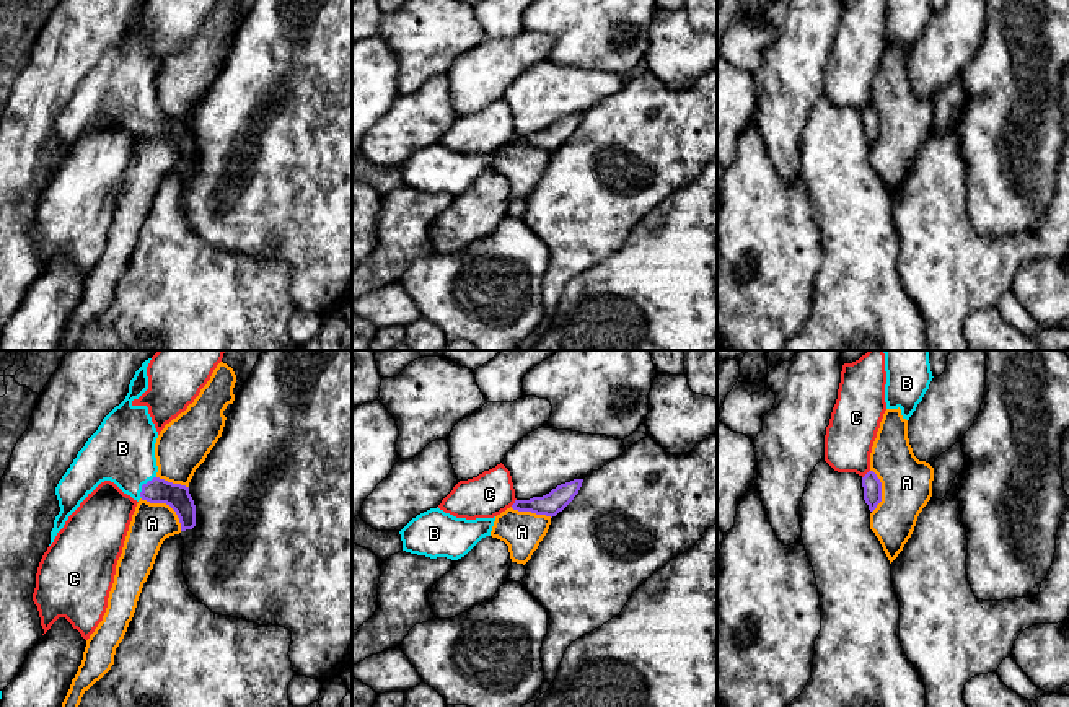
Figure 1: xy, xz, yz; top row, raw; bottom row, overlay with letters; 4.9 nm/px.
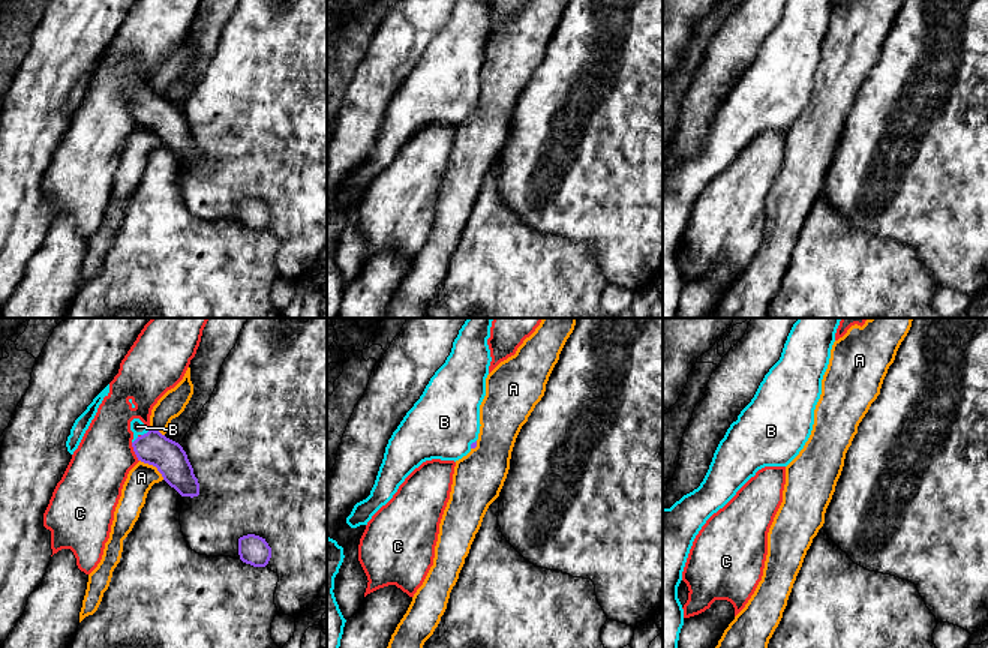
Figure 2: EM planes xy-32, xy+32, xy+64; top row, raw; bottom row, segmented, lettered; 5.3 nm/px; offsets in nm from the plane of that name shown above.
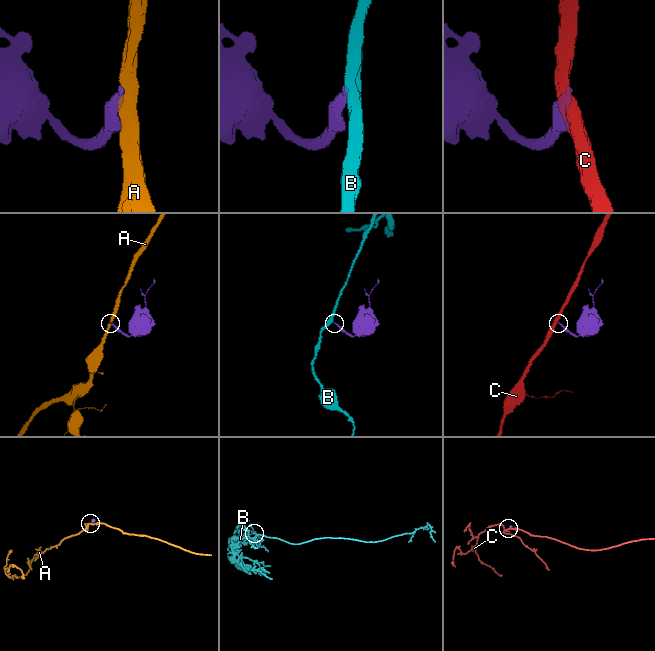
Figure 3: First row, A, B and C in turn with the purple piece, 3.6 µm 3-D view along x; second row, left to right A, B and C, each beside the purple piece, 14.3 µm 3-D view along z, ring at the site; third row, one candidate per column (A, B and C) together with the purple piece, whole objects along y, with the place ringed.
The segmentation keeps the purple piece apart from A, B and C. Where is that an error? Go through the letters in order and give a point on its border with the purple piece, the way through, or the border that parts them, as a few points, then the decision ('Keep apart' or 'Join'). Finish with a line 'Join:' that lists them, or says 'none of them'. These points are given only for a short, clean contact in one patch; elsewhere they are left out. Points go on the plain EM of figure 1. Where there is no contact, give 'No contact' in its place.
A: Touches purple at xy (167, 139). Boundary: xy (140, 134), (165, 137), (175, 147), (181, 165). Keep apart
B: Touches purple at xy (142, 121). Path across: xy (157, 126), (142, 121), (123, 83). Join
C: Touches purple at yz (866, 109). Boundary: yz (869, 105), (862, 113). Keep apart
Join: B

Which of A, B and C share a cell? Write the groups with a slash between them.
A / B / C

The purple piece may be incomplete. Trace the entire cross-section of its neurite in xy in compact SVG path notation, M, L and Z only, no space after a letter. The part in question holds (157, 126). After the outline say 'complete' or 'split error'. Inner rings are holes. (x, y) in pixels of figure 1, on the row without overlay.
M142 0L129 20L125 34L116 41L88 73L55 122L60 147L54 155L51 179L68 152L104 116L114 117L134 135L169 140L181 166L196 161L196 140L189 122L156 111L155 78L158 67L147 41L134 41L148 24L147 2Z; split error

